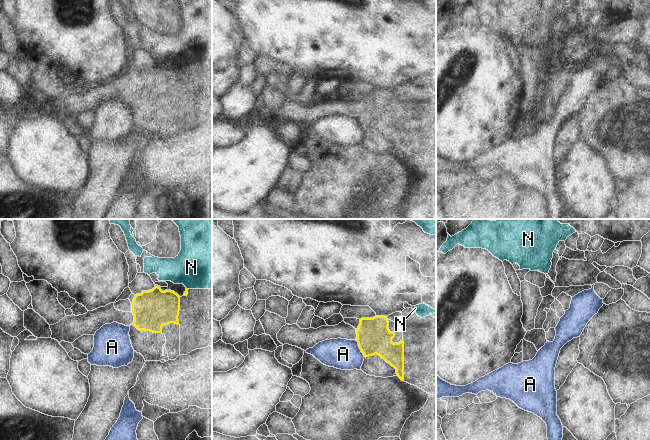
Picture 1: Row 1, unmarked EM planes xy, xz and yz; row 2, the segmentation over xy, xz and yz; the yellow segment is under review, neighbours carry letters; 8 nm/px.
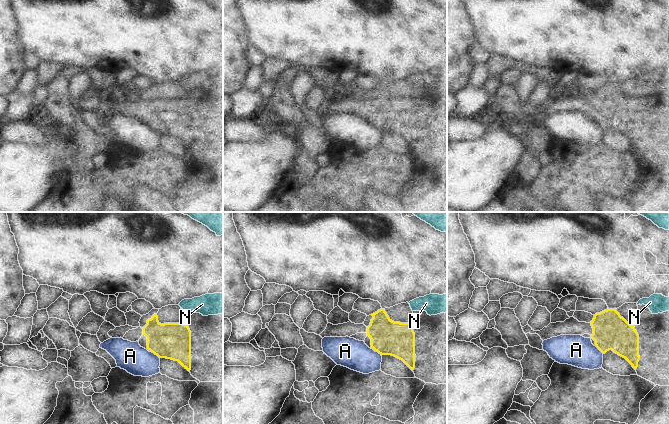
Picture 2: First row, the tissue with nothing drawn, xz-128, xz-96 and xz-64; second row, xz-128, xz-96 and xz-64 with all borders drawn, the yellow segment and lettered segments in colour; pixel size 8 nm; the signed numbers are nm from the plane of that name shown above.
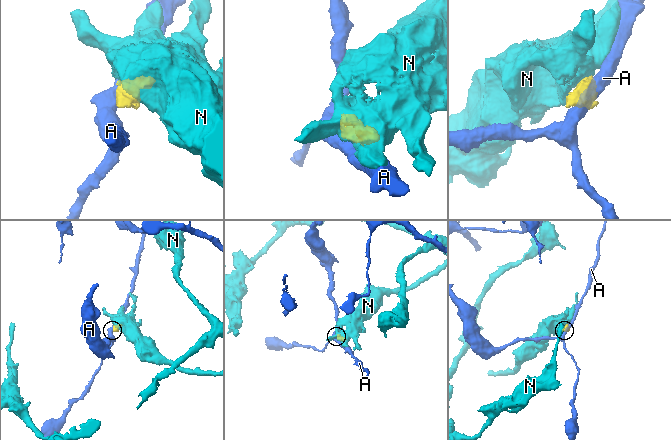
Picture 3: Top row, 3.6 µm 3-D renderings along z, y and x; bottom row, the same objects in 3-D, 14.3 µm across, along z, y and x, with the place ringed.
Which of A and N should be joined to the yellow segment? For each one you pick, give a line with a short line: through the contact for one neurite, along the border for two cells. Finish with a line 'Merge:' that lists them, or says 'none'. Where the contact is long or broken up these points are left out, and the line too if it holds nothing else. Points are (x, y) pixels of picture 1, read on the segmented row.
Merge: none

